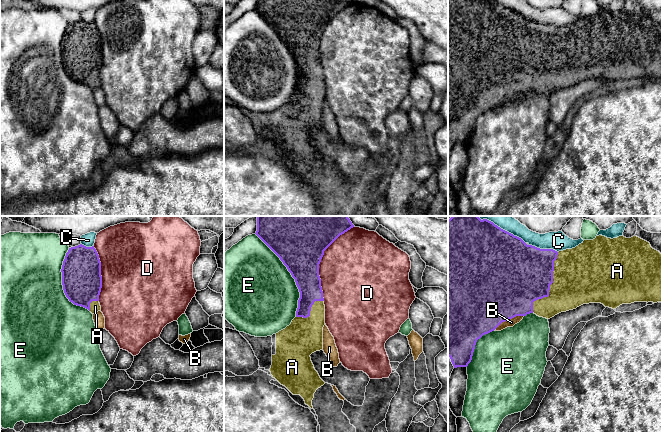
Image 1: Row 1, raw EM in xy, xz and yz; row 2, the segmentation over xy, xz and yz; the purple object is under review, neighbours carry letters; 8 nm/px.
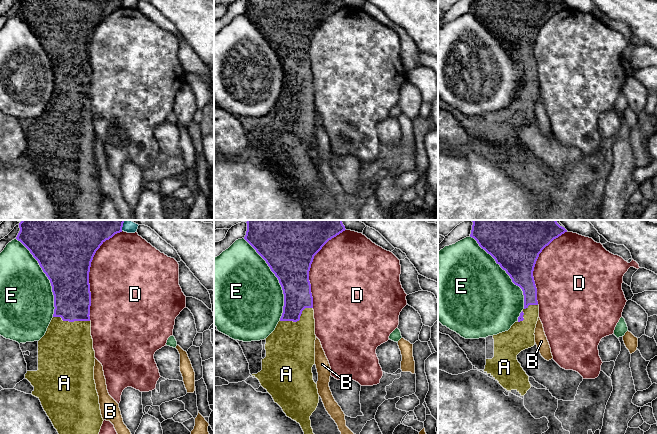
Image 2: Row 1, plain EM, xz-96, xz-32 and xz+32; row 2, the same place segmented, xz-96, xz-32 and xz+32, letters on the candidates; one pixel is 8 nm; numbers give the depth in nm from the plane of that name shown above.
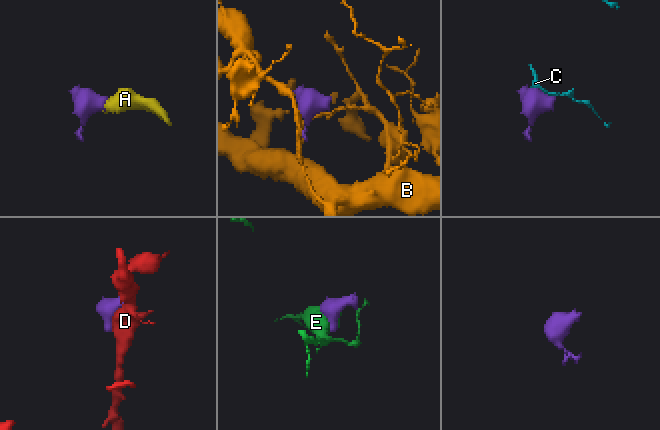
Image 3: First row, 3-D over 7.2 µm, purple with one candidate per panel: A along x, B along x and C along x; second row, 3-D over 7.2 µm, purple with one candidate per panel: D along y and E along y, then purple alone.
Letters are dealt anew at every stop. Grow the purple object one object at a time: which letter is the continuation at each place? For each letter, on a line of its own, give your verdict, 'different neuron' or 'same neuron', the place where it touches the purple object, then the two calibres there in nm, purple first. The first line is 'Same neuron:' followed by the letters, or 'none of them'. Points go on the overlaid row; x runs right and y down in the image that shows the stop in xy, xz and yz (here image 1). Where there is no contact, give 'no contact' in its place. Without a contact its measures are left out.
Same neuron: A
A: same neuron; meets purple in yz at (549, 286); 480 nm thick on the purple side, 400 nm on the other
B: different neuron; meets purple in yz at (508, 319); 500 nm thick on the purple side, 60 nm on the other
C: different neuron; meets purple in yz at (543, 249); 460 nm thick on the purple side, 160 nm on the other
D: different neuron; meets purple in xz at (320, 261); 460 nm thick on the purple side, 500 nm on the other
E: different neuron; meets purple in xz at (291, 274); 400 nm thick on the purple side, 500 nm on the other

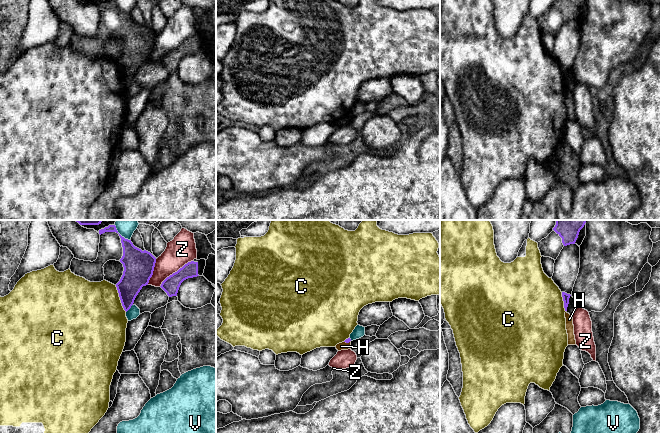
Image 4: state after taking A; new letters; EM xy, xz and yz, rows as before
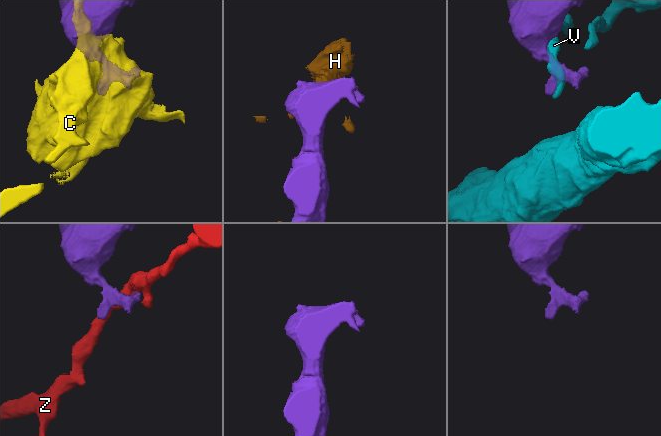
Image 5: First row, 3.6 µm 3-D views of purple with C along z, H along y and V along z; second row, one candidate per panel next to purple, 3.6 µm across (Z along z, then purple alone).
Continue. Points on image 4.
Same neuron: none of them
C: different neuron; meets purple in xy at (120, 298); 220 nm thick on the purple side, 480 nm on the other
H: different neuron; meets purple in xz at (347, 342); 40 nm thick on the purple side, 60 nm on the other
V: different neuron; meets purple in xy at (130, 307); 200 nm thick on the purple side, 90 nm on the other
Z: different neuron; meets purple in xy at (175, 272); 140 nm thick on the purple side, 220 nm on the other

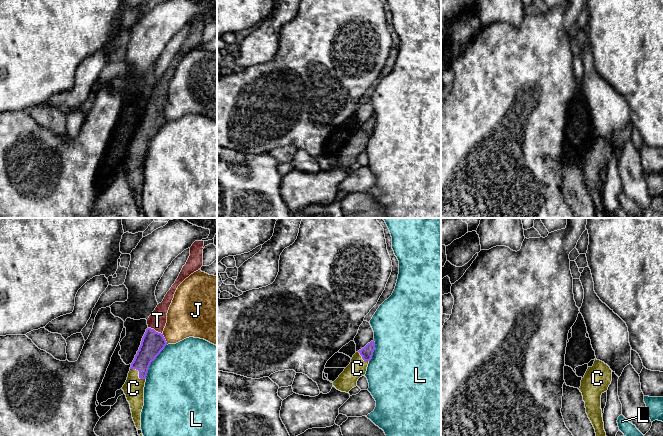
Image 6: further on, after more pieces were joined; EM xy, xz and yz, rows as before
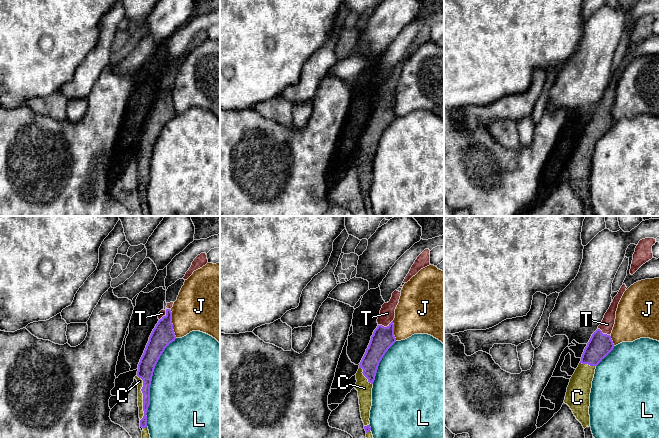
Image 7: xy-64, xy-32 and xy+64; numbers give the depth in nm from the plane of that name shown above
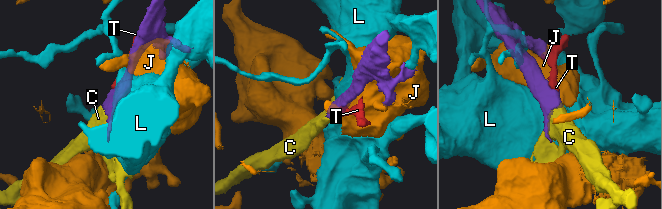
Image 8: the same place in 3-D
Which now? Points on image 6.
Same neuron: C, T
C: same neuron; meets purple in xy at (139, 373); 180 nm thick on the purple side, 160 nm on the other
J: different neuron; meets purple in xy at (164, 339); 180 nm thick on the purple side, 320 nm on the other
L: different neuron; meets purple in xy at (152, 360); 180 nm thick on the purple side, 480 nm on the other
T: same neuron; meets purple in xy at (154, 330); 180 nm thick on the purple side, 150 nm on the other

